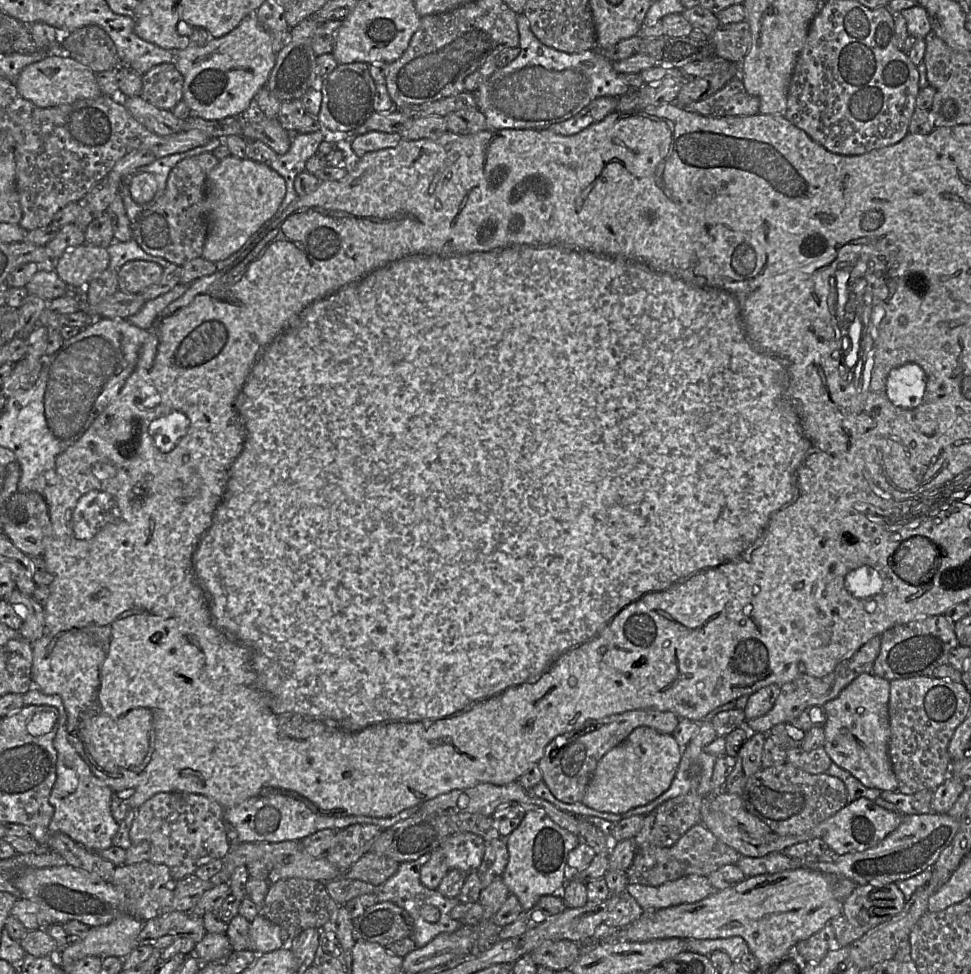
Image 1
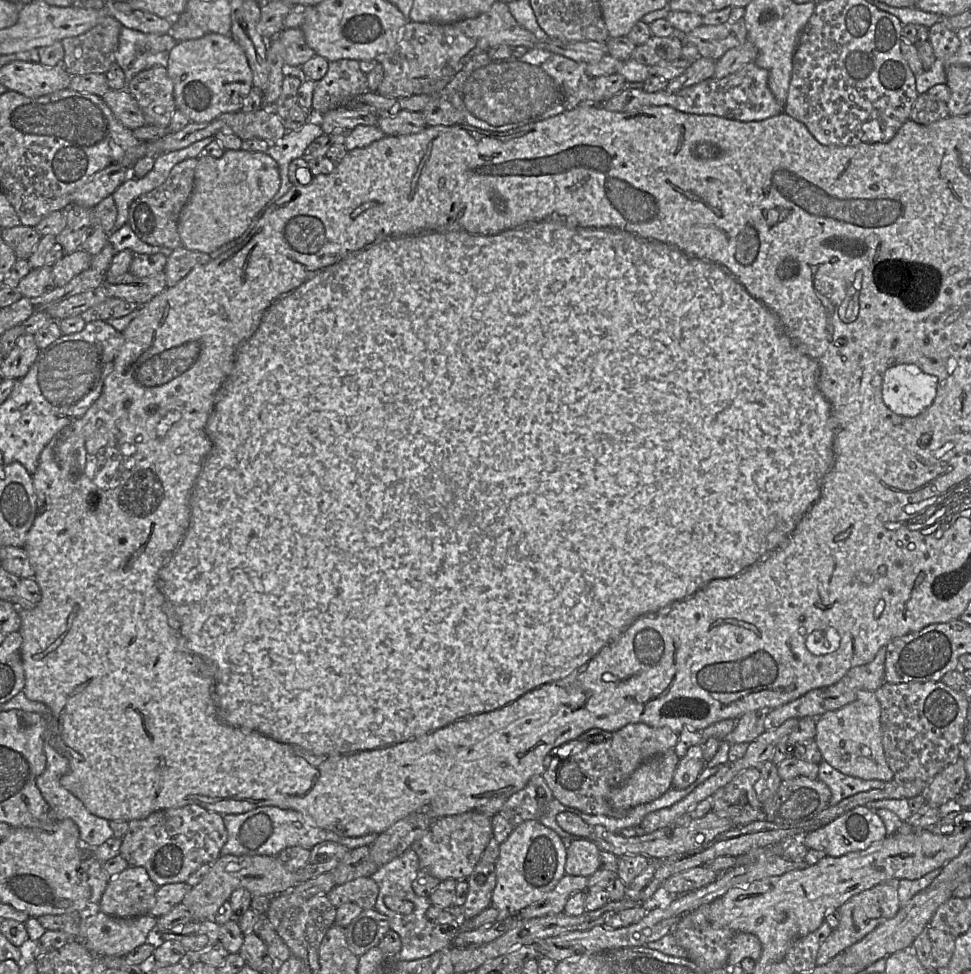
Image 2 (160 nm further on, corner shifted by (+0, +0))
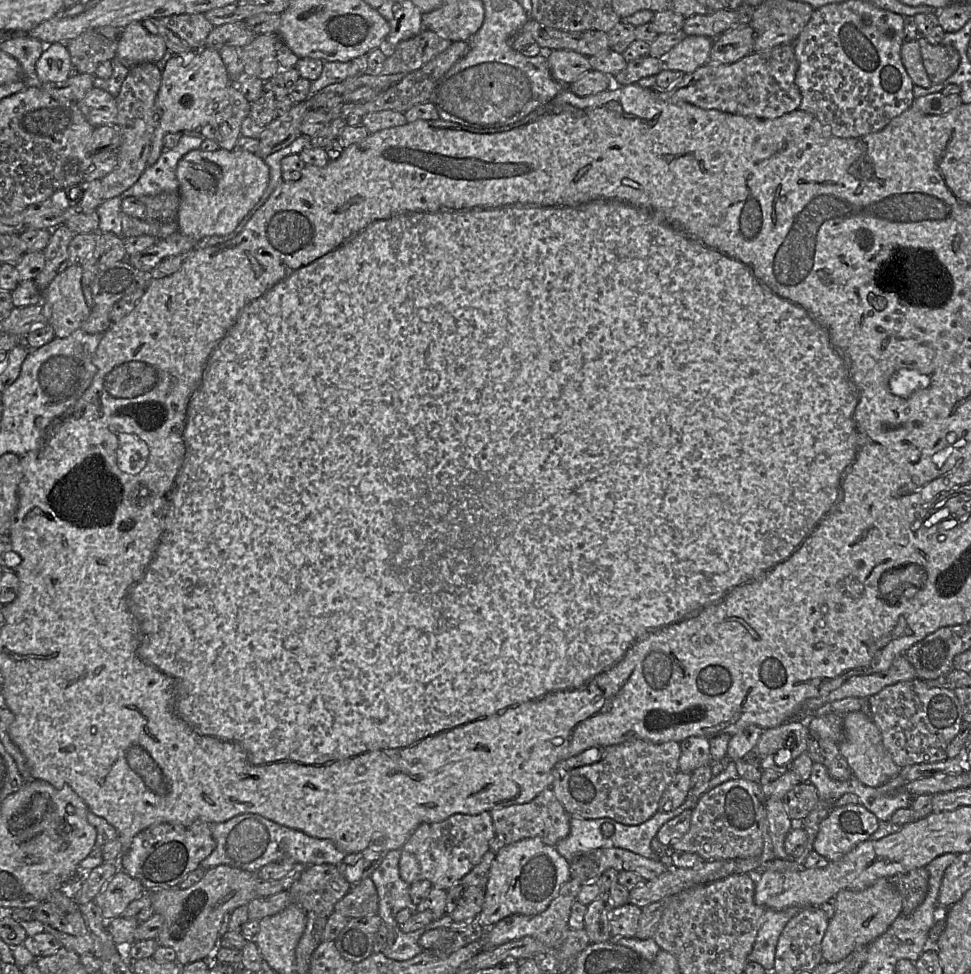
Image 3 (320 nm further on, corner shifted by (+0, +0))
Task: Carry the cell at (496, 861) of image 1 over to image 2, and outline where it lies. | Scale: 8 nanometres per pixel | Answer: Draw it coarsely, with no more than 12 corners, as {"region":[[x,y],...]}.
{"region":[[479,861],[467,882],[461,921],[491,905],[495,864]]}

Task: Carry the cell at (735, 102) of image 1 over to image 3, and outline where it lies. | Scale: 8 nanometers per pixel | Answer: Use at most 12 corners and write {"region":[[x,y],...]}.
{"region":[[793,44],[707,63],[665,102],[759,119],[799,109]]}

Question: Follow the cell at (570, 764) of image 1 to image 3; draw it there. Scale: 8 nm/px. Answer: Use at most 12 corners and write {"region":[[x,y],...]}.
{"region":[[680,743],[595,747],[556,770],[570,816],[639,825],[679,771]]}

